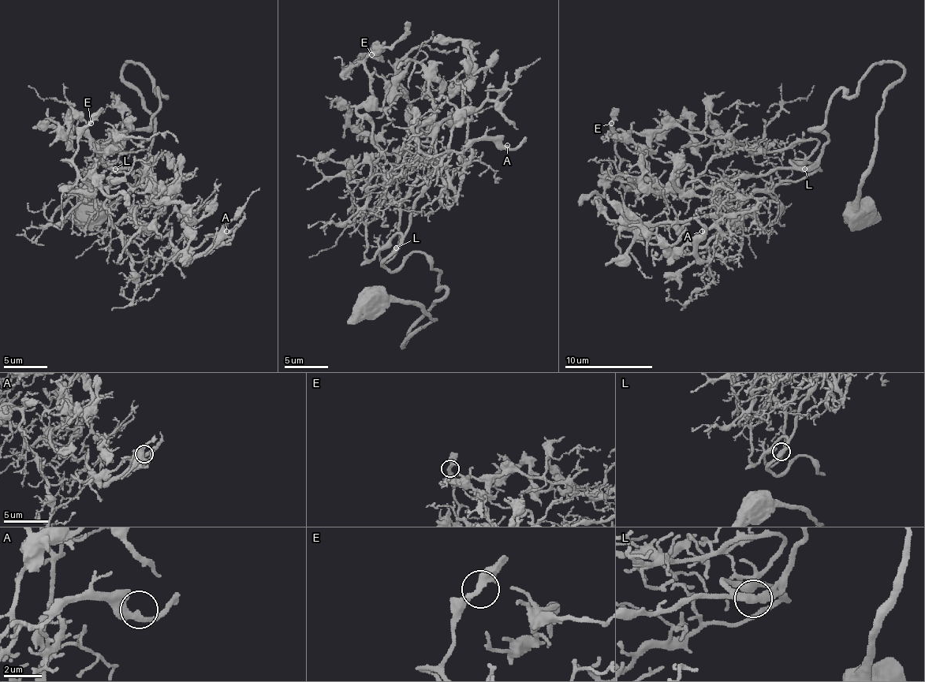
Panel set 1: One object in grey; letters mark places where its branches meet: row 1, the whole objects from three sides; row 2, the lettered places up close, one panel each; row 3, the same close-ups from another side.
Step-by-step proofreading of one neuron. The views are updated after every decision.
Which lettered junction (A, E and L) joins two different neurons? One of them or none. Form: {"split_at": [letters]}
{"split_at": []}

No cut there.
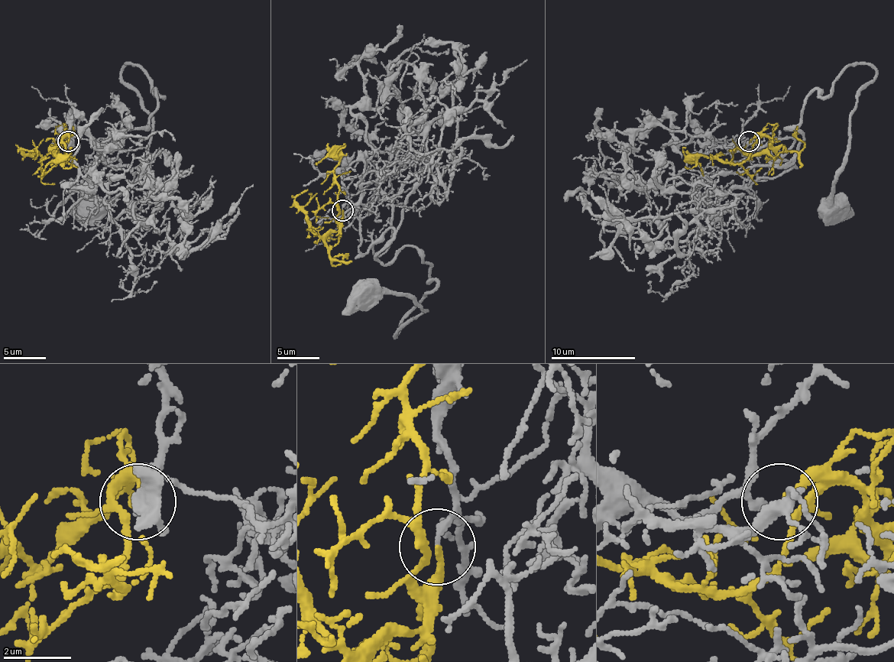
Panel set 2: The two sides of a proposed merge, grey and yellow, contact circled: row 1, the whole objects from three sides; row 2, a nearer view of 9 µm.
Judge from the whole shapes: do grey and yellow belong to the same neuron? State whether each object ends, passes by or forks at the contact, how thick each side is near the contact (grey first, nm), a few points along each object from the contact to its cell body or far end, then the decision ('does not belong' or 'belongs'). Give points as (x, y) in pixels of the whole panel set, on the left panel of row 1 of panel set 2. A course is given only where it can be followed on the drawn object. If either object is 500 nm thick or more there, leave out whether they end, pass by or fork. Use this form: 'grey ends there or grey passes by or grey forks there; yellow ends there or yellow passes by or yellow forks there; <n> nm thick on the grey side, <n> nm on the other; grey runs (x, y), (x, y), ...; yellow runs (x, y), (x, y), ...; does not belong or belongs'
grey ends there; yellow ends there; 220 nm thick on the grey side, 170 nm on the other; grey runs (68, 141), (118, 150), (105, 141), (150, 122), (163, 97), (127, 63), (152, 118), (147, 160), (91, 209); yellow runs (68, 141), (66, 135), (46, 154), (25, 154), (21, 150), (34, 152); belongs

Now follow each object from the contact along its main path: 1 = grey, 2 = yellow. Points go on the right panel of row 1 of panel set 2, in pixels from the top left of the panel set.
1: (749, 141), (711, 146), (798, 141), (785, 129), (804, 99), (867, 63), (876, 76), (850, 118), (834, 209)
2: (749, 141), (766, 135), (775, 154), (745, 154), (739, 150), (728, 152)

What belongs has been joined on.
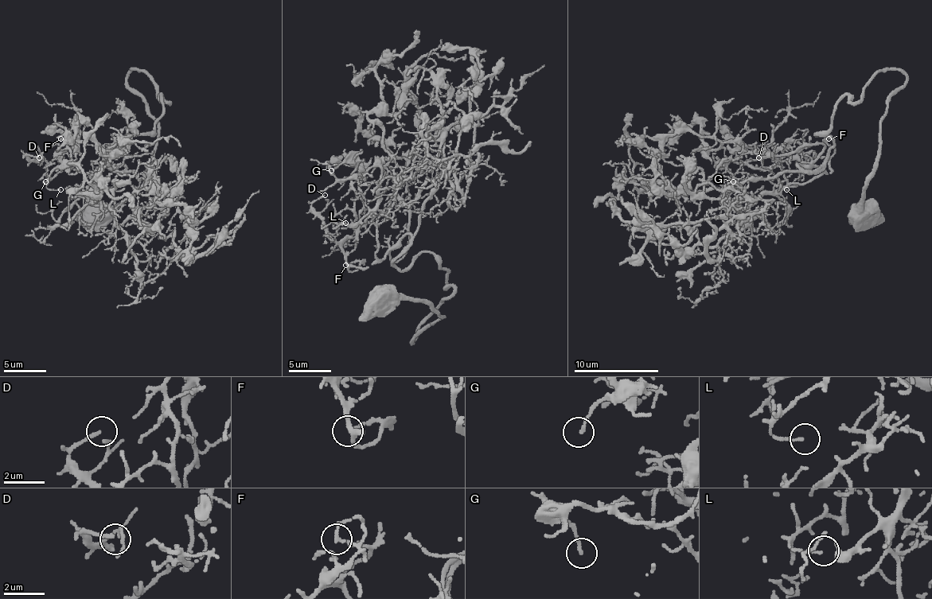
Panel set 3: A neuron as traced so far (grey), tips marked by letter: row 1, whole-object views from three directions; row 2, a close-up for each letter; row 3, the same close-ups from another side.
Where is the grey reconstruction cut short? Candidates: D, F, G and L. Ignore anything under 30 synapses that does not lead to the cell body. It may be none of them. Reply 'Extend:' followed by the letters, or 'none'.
Extend: none

